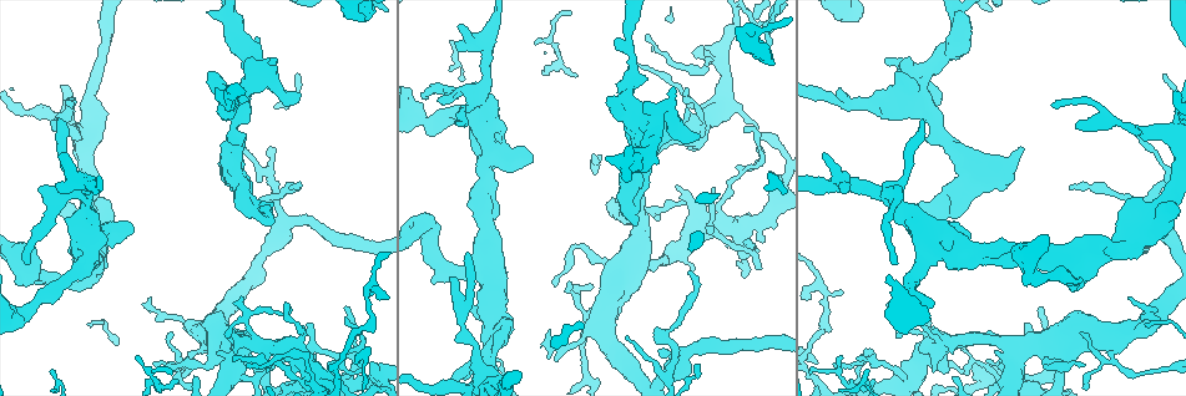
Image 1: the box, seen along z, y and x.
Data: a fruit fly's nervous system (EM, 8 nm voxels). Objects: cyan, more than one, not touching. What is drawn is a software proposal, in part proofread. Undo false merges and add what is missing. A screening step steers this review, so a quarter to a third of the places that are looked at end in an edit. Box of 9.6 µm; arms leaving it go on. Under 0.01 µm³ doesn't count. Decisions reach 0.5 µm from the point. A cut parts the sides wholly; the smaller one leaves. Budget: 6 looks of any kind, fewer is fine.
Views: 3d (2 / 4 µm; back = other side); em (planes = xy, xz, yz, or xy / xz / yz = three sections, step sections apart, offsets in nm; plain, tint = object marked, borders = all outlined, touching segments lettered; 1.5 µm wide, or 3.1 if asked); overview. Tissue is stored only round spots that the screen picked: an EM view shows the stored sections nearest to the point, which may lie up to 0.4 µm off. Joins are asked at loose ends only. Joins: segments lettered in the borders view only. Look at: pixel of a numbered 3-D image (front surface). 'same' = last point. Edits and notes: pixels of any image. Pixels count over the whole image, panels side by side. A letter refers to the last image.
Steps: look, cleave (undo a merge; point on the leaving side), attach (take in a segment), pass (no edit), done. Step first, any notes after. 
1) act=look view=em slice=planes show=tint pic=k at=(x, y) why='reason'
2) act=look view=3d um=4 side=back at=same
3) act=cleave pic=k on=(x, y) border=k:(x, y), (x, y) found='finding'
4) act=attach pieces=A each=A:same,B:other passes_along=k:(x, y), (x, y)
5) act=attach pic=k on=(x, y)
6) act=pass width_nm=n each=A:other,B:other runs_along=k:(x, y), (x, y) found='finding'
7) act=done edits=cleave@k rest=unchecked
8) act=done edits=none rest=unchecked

act=look view=3d um=2 pic=1 at=(139, 357) why='tapers out'

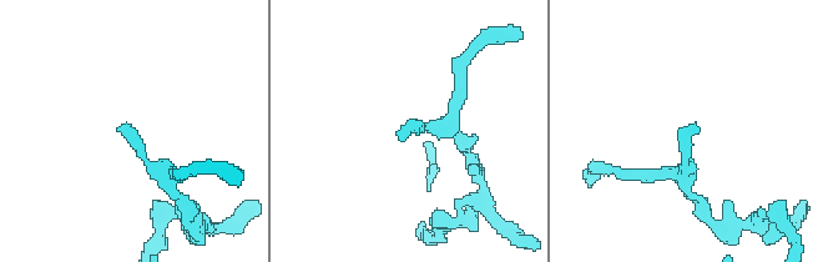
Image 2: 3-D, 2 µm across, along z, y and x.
act=look view=em slice=planes show=borders pic=2 at=(401, 136)

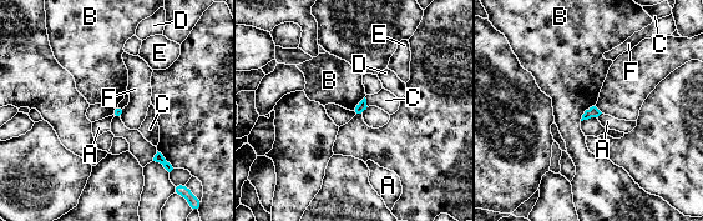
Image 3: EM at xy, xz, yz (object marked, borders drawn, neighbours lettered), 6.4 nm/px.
act=pass each=A:other,B:other,C:other,D:other,E:other,F:other border=3:(595, 105), (590, 106), (580, 120) found='none of them fits'

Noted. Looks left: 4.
act=look view=em slice=planes show=borders pic=1 at=(301, 94) why='free end'

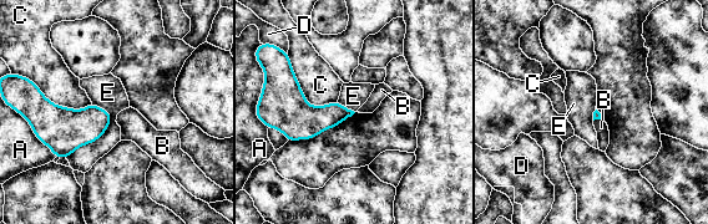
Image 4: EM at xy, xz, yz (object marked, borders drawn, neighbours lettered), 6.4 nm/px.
act=pass longest_contact=C:440nm each=A:other,B:other,C:other,D:other,E:other found='none of them fits'

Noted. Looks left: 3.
act=look view=em slice=yz step=8 show=borders pic=1 at=(27, 261) why='an open end'

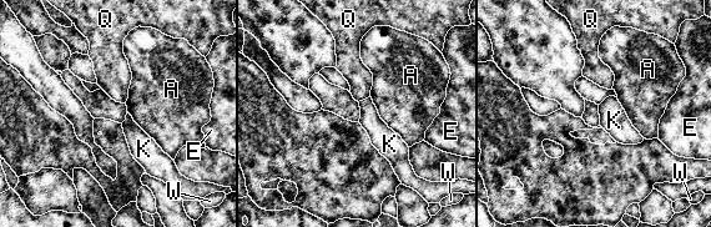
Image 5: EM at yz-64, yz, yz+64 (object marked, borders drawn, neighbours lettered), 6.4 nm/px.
act=look view=em slice=xy step=8 show=borders at=same why='another direction'

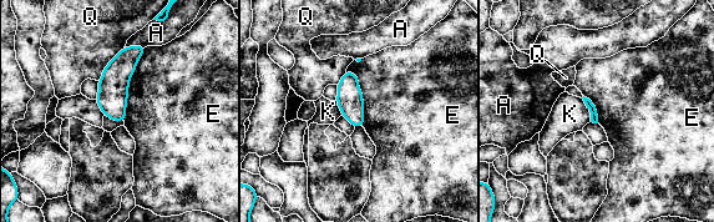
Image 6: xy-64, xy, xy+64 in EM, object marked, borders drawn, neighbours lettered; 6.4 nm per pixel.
act=pass longest_contact=E:500nm each=A:other,E:other,K:other,Q:other found='none of them fits'

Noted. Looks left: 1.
act=done edits=none rest=unchecked

